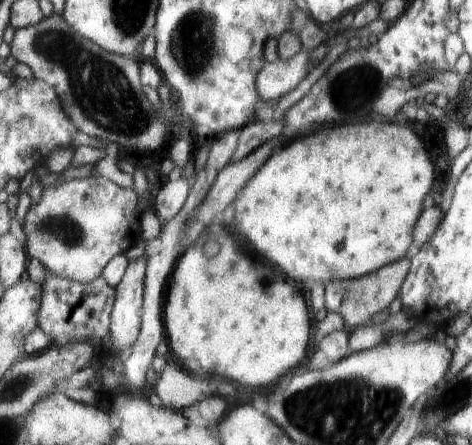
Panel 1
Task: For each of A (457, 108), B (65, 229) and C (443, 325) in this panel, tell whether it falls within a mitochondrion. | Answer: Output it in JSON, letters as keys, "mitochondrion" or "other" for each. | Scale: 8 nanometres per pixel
{"A":"other","B":"mitochondrion","C":"other"}

